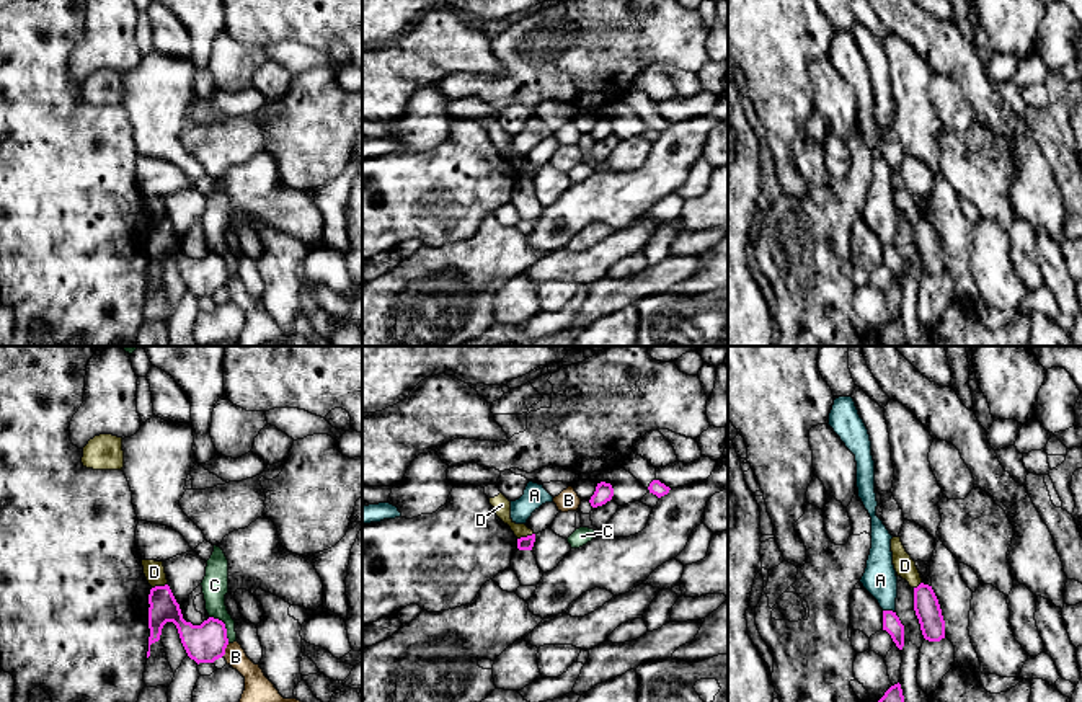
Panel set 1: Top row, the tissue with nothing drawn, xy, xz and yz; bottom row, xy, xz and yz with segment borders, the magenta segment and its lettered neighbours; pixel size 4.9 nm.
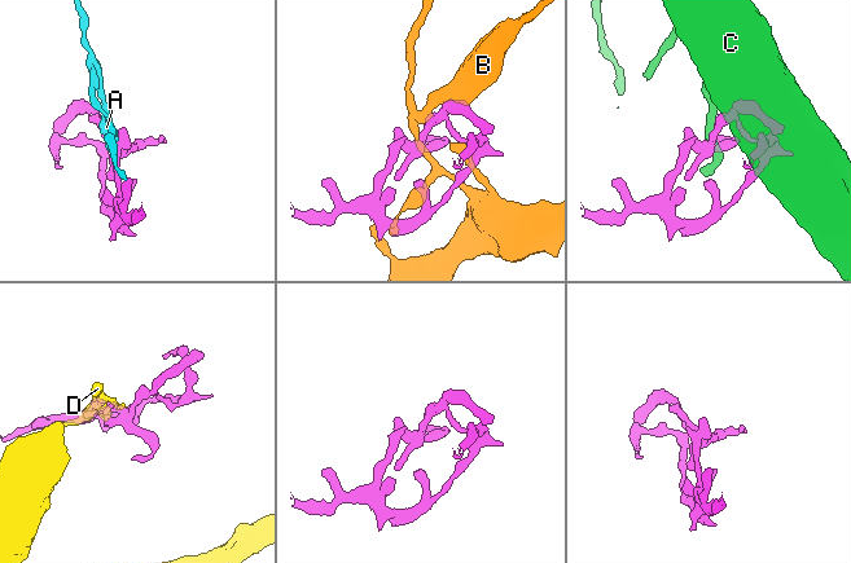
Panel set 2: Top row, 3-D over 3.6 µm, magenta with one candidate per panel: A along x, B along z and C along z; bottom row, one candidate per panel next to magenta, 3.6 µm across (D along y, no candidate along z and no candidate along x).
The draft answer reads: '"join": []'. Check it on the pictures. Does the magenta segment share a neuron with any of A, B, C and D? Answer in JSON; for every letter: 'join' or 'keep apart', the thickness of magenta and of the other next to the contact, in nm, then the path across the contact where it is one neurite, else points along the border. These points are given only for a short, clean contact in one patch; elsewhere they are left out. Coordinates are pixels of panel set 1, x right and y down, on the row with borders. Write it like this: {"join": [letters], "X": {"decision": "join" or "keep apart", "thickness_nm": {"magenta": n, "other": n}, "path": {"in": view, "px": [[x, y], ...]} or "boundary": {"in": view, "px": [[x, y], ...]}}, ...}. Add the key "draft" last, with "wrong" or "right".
{"join": [], "A": {"decision": "keep apart", "thickness_nm": {"magenta": 90, "other": 170}, "boundary": {"in": "yz", "px": [[883, 609], [893, 613]]}}, "B": {"decision": "keep apart", "thickness_nm": {"magenta": 190, "other": 140}}, "C": {"decision": "keep apart", "thickness_nm": {"magenta": 190, "other": 130}, "boundary": {"in": "xy", "px": [[209, 616], [224, 624], [229, 642]]}}, "D": {"decision": "keep apart", "thickness_nm": {"magenta": 140, "other": 100}, "boundary": {"in": "xy", "px": [[167, 583], [152, 588]]}}, "draft": "right"}

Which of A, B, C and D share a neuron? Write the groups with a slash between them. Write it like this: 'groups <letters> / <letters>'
groups A / B / C / D

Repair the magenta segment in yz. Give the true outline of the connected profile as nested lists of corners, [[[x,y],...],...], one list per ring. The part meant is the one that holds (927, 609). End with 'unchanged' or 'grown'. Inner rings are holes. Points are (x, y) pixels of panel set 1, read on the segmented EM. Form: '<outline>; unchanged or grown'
[[[920,583],[914,588],[914,611],[925,640],[940,642],[945,638],[945,620],[932,586]]]; unchanged

